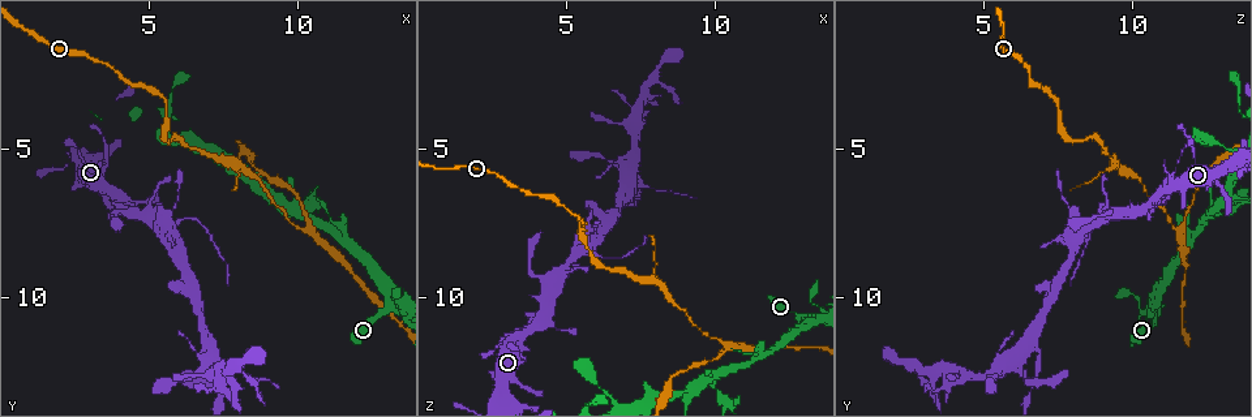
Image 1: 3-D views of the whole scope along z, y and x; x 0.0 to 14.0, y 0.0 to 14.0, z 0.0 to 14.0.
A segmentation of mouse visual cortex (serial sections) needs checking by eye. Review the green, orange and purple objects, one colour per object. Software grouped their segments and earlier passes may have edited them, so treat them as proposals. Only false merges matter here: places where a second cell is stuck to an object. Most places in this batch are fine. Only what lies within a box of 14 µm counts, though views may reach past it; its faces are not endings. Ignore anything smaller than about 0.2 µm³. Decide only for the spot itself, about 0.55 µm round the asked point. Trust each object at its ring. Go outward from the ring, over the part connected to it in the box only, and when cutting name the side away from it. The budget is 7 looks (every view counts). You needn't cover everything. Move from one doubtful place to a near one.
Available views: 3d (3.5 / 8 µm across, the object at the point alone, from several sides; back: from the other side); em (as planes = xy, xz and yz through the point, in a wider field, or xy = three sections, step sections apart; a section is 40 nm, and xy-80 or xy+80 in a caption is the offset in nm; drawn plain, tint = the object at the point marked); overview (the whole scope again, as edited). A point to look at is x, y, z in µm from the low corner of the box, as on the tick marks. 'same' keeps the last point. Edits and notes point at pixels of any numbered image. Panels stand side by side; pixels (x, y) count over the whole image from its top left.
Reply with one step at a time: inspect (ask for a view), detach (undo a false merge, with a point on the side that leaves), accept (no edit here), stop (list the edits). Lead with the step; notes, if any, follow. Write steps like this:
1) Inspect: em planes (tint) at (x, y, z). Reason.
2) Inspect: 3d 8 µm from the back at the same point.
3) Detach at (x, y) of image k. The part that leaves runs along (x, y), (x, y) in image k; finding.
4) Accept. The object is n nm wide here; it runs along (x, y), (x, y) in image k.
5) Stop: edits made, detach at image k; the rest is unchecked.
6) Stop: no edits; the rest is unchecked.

Inspect: 3d 3.5 µm at (5.5, 4.7, 7.9). Abrupt turn.

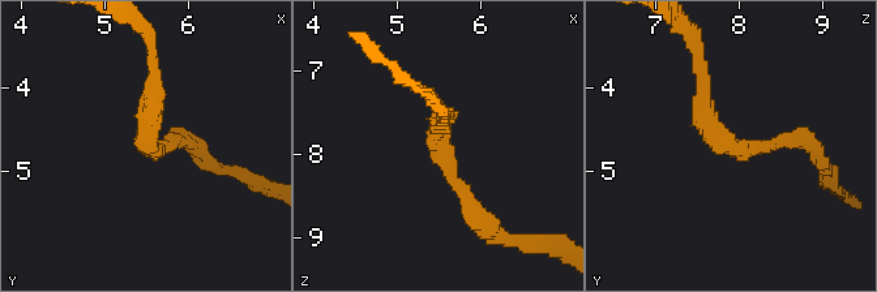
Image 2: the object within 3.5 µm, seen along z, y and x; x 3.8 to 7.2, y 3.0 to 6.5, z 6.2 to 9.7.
Inspect: em xy step 3 (tint) at (5.50, 4.70, 7.80). The arms are 150, 200 nm wide.

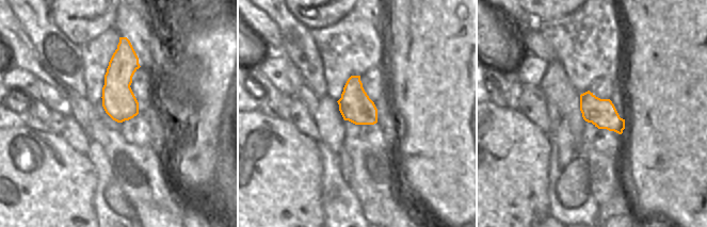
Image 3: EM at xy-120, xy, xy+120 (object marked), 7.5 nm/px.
Accept. It runs along (700, 60), (723, 144), (798, 140) in image 2; all the same cell.

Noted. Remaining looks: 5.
Inspect: 3d 3.5 µm at (10.4, 7.6, 11.6). Sharp bend.

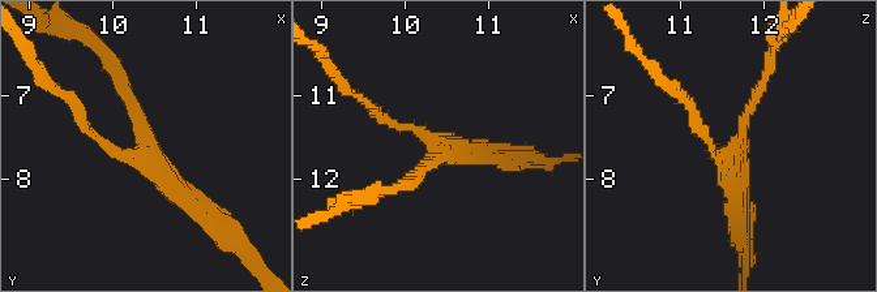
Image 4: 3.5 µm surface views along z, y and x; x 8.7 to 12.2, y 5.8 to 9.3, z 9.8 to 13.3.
Accept. It runs along (81, 119), (209, 222) in image 4; all the same cell.

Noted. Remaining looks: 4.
Inspect: 3d 3.5 µm at (13.2, 10.3, 10.8). Thick turns thin.

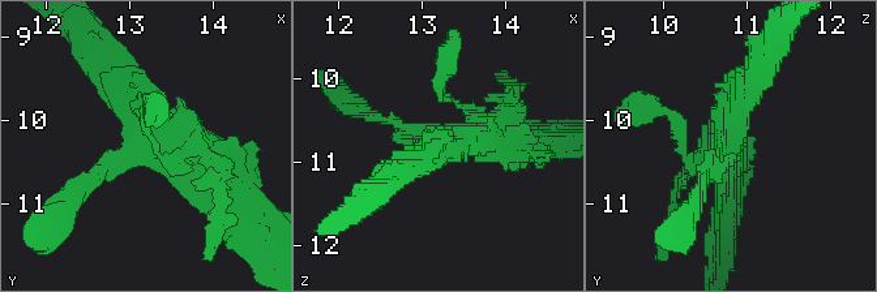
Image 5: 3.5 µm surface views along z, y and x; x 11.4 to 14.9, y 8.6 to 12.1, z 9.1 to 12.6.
Accept. Continuous, no second cell.

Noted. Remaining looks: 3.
Stop: no edits; the rest is unchecked.

